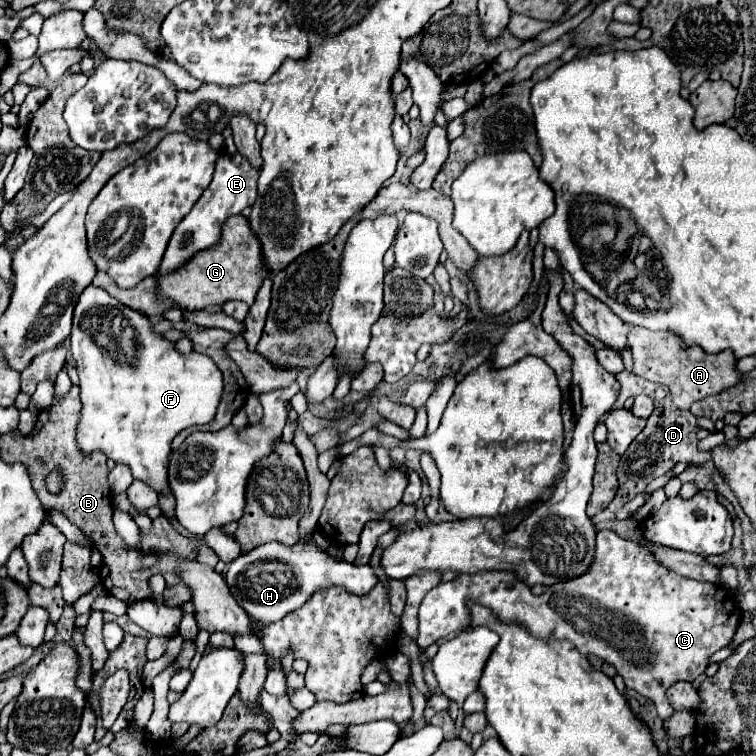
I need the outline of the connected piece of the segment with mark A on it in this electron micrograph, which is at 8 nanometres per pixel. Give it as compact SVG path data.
M629 326L627 344L633 352L633 374L667 386L675 406L681 410L689 410L693 402L699 402L705 396L717 396L717 392L731 388L743 376L737 370L737 358L733 352L719 352L713 356L703 348L681 348L681 338L669 330L653 332L641 326Z

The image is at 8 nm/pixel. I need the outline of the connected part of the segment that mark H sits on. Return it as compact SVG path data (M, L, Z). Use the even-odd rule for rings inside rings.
M315 532L309 534L309 540L299 540L297 544L293 544L293 548L269 542L265 546L253 548L253 552L241 554L229 564L225 578L231 594L235 596L239 606L249 612L251 618L263 624L271 624L281 620L285 614L301 608L321 588L343 586L347 592L363 596L377 584L377 576L369 564L359 566L353 562L337 560L315 544L313 534Z

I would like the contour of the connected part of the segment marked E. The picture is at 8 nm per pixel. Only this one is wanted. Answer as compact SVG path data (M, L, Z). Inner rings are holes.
M239 152L219 154L211 184L197 200L197 204L191 208L191 212L175 228L157 274L175 272L177 268L185 266L197 252L203 252L205 248L211 248L211 244L217 244L217 236L221 236L221 224L229 216L241 214L243 208L251 206L257 200L257 178L259 178L259 170L251 168L251 164Z

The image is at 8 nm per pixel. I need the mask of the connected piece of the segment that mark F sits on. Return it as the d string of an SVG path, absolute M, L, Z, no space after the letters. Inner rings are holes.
M87 286L77 300L69 344L77 362L83 404L75 432L81 454L89 456L91 452L101 450L117 464L129 466L133 478L145 482L155 492L171 494L167 480L171 442L181 430L213 420L223 390L219 368L205 354L181 354L175 348L175 342L153 330L153 324L147 316L125 308L119 300L97 286ZM97 306L119 308L121 314L129 318L139 342L135 362L119 362L105 354L105 350L101 350L91 340L91 334L81 328L81 320L87 310Z

